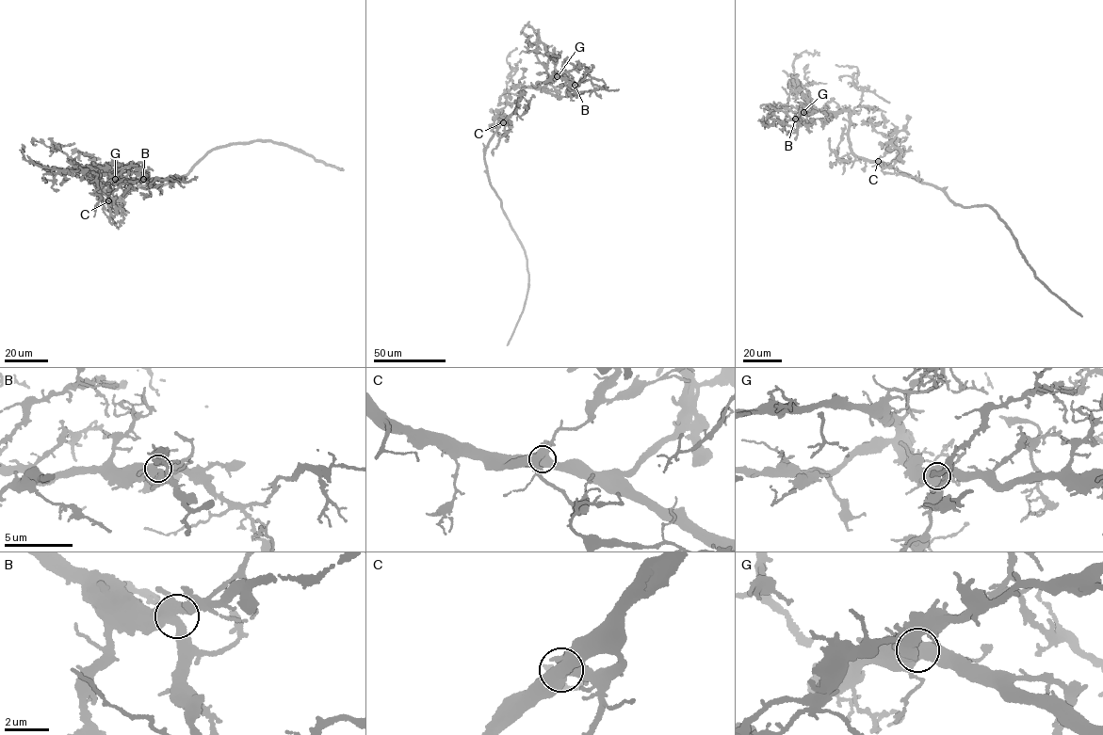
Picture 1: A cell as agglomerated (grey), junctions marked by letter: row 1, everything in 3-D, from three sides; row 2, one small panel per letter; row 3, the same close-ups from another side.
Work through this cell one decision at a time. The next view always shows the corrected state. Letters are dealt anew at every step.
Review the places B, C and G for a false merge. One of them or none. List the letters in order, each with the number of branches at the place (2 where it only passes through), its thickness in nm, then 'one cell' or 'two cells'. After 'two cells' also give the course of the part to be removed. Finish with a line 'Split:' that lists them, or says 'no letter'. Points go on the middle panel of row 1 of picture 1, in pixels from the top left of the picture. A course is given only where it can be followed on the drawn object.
B: branches 4; calibre 480 nm; one cell
C: branches 4; calibre 600 nm; one cell
G: branches 4; calibre 550 nm; one cell
Split: no letter

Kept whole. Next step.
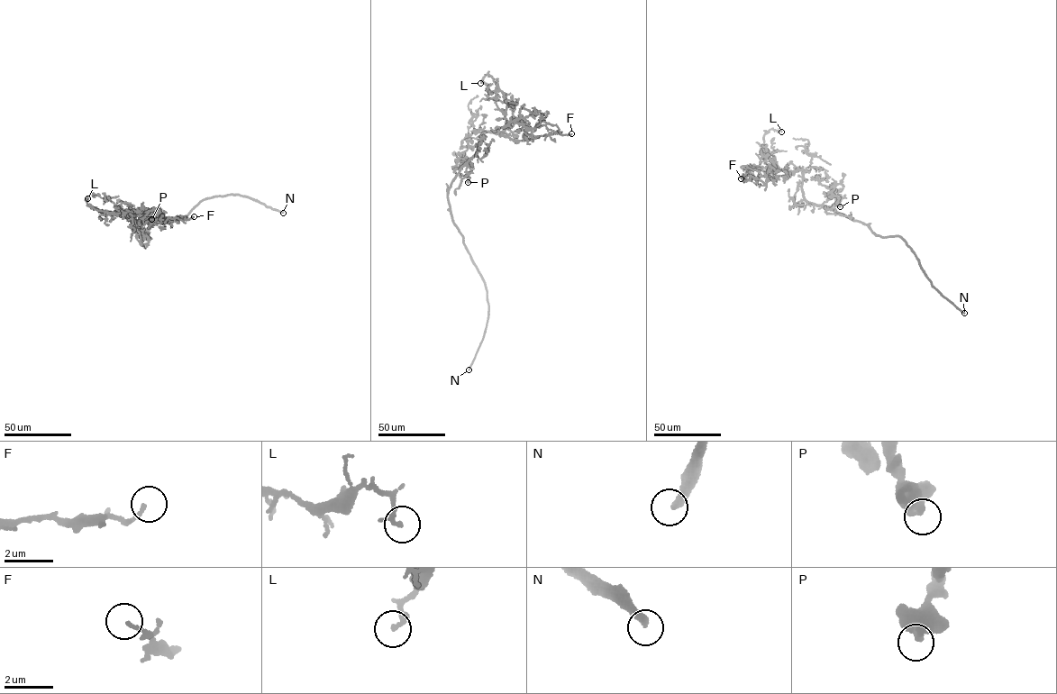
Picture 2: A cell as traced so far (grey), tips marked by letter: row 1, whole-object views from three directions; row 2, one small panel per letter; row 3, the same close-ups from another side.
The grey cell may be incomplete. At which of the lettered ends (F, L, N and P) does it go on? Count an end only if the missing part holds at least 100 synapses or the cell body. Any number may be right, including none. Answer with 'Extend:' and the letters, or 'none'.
Extend: N

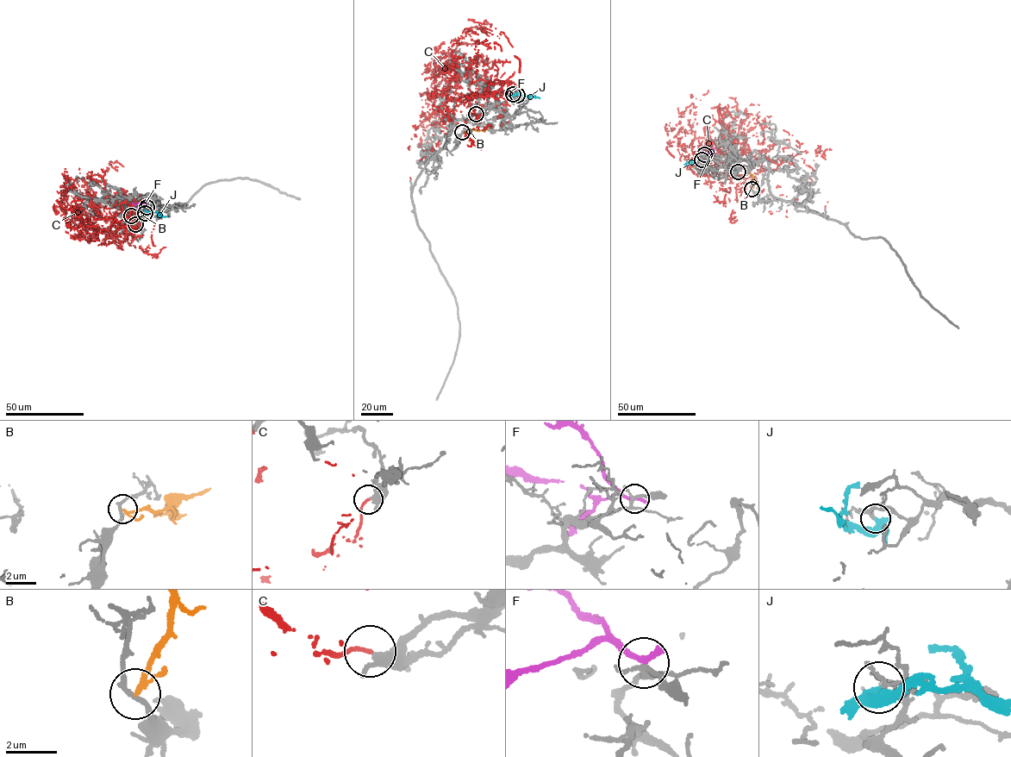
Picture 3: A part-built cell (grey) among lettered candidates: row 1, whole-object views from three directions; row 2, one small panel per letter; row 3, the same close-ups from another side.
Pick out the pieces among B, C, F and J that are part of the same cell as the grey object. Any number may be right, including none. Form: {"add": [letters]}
{"add": []}

